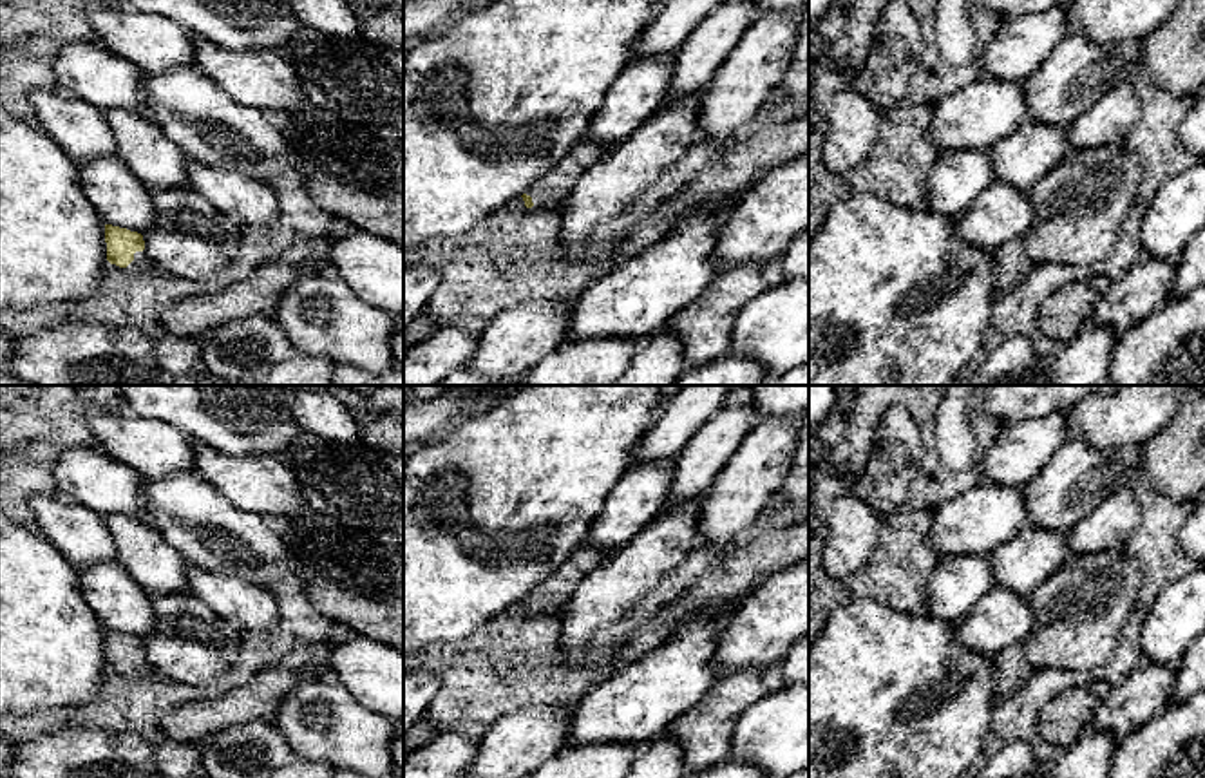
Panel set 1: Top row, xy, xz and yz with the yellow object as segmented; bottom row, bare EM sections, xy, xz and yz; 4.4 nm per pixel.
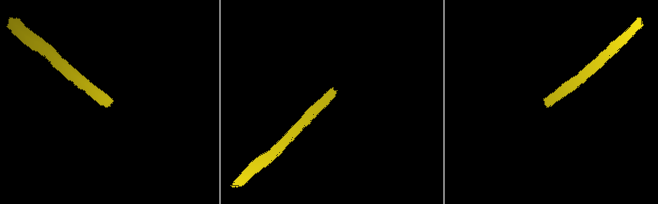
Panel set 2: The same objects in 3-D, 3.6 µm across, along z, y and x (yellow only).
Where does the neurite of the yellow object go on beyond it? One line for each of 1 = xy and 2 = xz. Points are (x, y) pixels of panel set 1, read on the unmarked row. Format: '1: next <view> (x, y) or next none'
1: next xy (142, 666)
2: next xz (550, 594)

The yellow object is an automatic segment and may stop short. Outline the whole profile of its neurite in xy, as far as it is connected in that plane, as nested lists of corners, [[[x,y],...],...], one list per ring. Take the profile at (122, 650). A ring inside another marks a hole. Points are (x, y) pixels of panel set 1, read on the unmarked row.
[[[105,630],[107,666],[136,677],[159,675],[145,655],[143,640],[127,633]]]

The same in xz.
[[[581,545],[574,554],[543,583],[539,583],[521,602],[527,613],[534,610],[561,610],[579,583],[595,568],[602,566],[613,550],[599,550]]]

